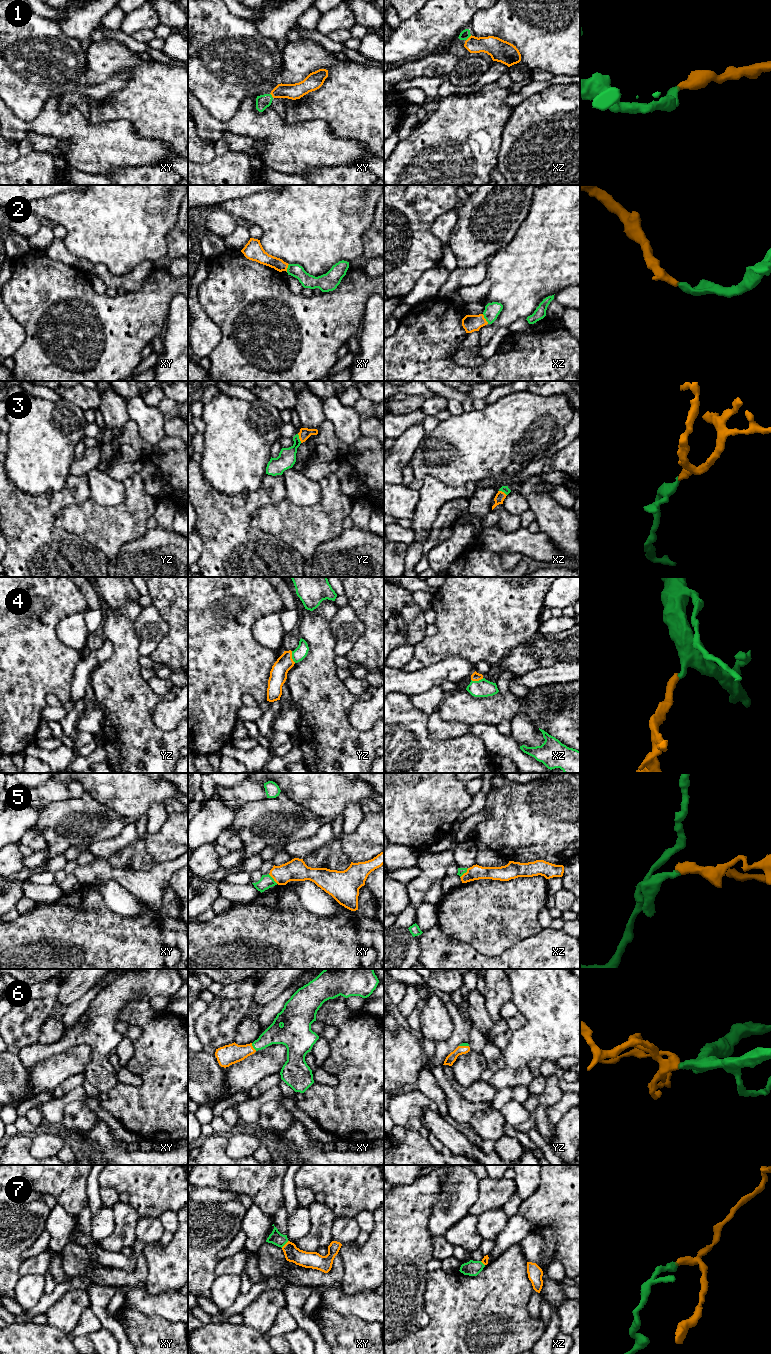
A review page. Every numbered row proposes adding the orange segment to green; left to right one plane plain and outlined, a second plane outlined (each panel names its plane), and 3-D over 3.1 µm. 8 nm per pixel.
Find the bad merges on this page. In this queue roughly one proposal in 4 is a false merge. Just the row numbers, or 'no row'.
5, 7

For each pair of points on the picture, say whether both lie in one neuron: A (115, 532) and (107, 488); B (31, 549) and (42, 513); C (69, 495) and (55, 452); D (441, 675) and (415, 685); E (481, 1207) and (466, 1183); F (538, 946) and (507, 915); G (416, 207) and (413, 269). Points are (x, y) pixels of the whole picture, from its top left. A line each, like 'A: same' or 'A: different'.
A: different
B: same
C: different
D: same
E: different
F: different
G: same

